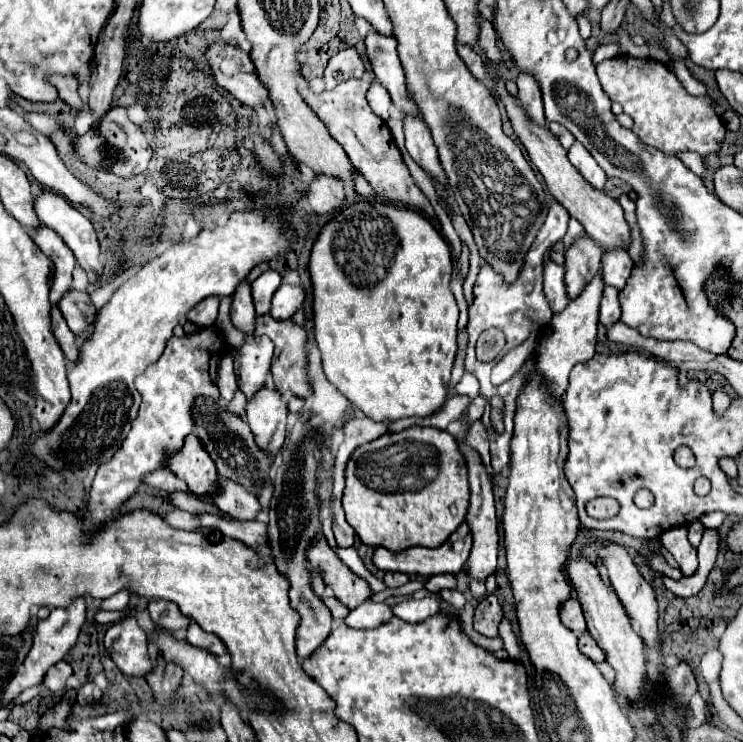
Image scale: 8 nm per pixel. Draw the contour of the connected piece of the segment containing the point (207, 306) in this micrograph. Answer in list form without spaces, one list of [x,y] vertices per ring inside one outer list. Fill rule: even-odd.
[[[218,296],[212,298],[204,298],[204,302],[198,302],[190,312],[188,312],[188,320],[194,322],[196,326],[204,328],[204,326],[214,326],[218,316]]]

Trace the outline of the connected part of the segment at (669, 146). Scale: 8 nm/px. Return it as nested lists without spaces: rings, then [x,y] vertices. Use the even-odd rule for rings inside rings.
[[[618,56],[596,66],[602,90],[612,102],[618,102],[634,120],[632,132],[648,146],[676,156],[680,152],[696,152],[702,158],[716,154],[724,142],[726,128],[712,108],[710,98],[690,96],[668,66],[656,60],[638,60]]]

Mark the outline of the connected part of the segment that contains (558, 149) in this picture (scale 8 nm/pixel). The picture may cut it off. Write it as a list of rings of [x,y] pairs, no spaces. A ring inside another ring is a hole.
[[[498,82],[498,94],[500,94],[500,100],[506,106],[508,118],[512,122],[512,126],[514,126],[514,132],[516,132],[518,140],[524,144],[532,164],[544,176],[550,194],[568,210],[568,214],[572,218],[576,218],[584,226],[586,234],[592,240],[602,244],[604,250],[610,250],[610,248],[616,248],[616,246],[628,248],[628,244],[630,244],[630,228],[628,228],[628,224],[624,220],[624,212],[622,212],[620,204],[614,198],[610,198],[608,194],[604,194],[602,190],[596,190],[592,184],[588,184],[582,178],[582,174],[570,164],[570,160],[566,156],[566,150],[560,146],[556,136],[552,136],[548,132],[548,128],[540,130],[540,126],[532,126],[532,122],[528,122],[528,118],[524,118],[524,110],[520,110],[520,100],[512,98],[506,92],[504,82]]]

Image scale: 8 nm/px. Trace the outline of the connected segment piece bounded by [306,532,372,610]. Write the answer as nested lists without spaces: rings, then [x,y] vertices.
[[[318,532],[312,538],[310,548],[306,552],[306,560],[308,560],[310,568],[312,568],[312,572],[318,572],[322,576],[322,580],[326,582],[326,586],[330,586],[334,590],[334,596],[342,604],[346,604],[350,610],[370,598],[372,590],[366,584],[366,580],[356,576],[334,554],[334,550],[326,544],[326,538],[324,538],[322,532]]]

